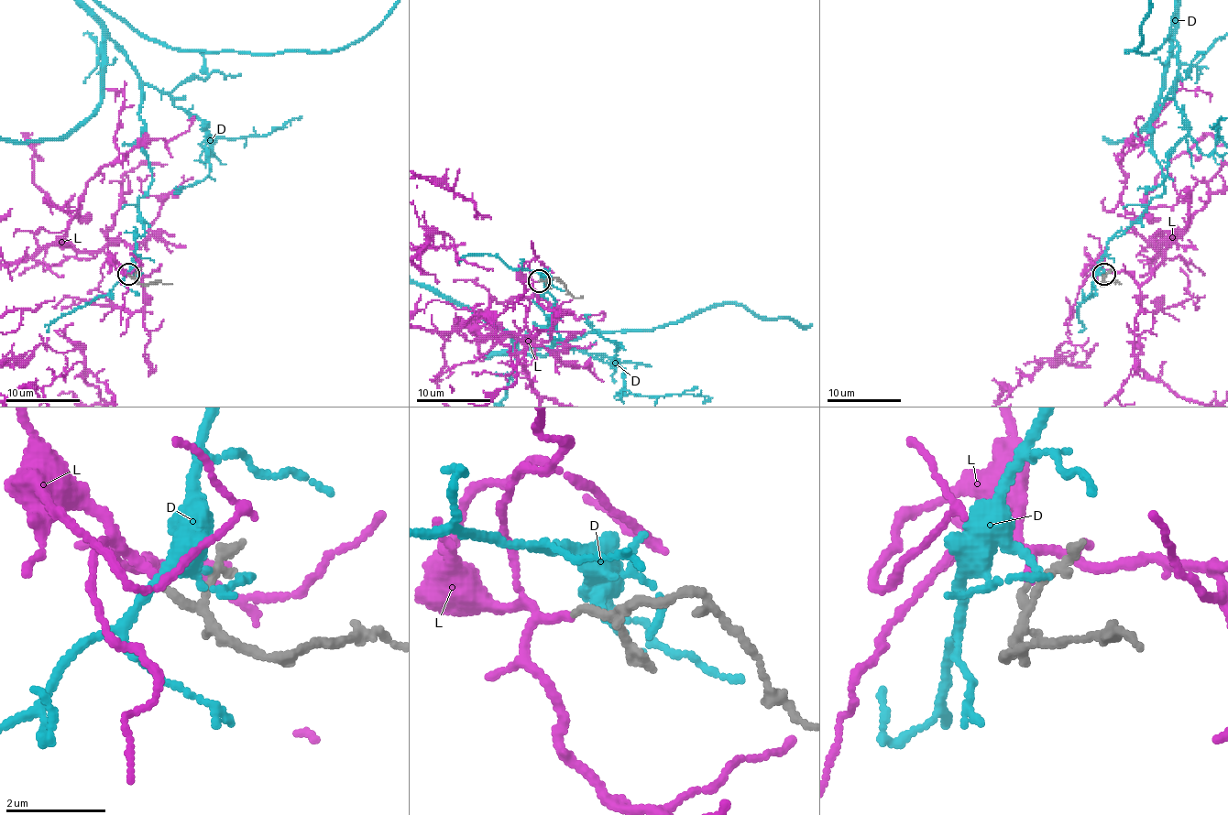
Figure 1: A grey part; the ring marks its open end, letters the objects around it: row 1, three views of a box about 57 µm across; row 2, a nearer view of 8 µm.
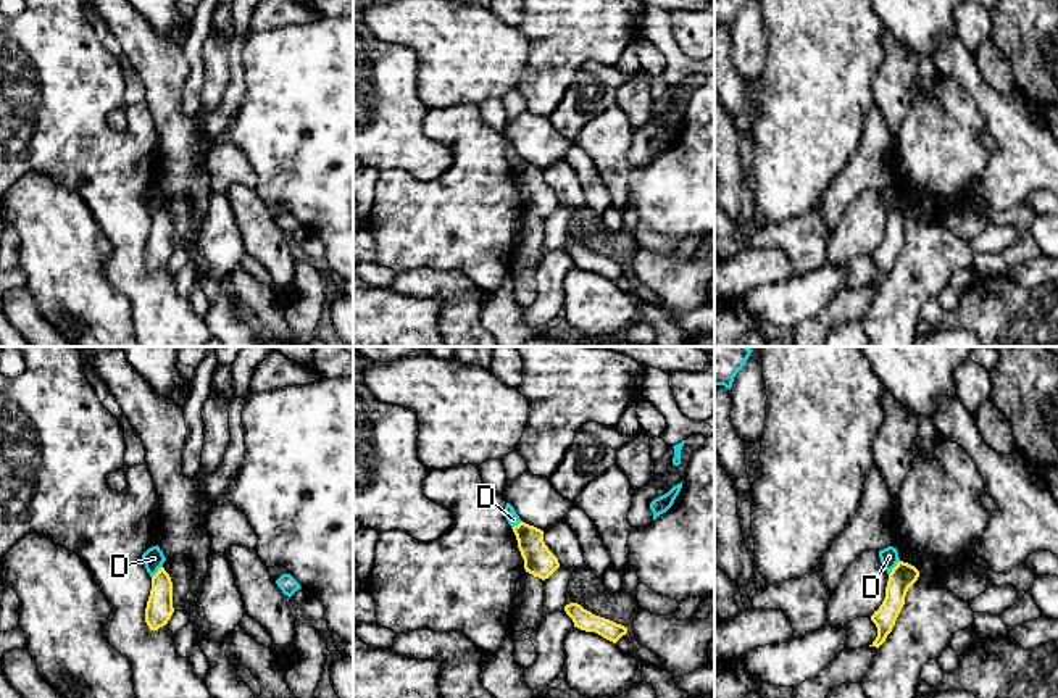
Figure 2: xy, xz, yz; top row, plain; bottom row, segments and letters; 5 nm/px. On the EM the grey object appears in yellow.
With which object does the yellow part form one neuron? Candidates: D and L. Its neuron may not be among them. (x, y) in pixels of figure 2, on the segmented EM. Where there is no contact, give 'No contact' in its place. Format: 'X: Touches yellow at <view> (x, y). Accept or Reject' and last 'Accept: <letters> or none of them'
D: Touches yellow at yz (894, 568). Reject
L: No contact. Accept
Accept: L

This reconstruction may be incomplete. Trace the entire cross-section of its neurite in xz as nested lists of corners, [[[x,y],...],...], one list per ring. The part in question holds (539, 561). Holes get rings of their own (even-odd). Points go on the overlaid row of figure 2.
[[[521,521],[513,527],[513,532],[524,559],[526,572],[542,580],[548,579],[560,567],[560,563],[545,545],[544,530]]]

